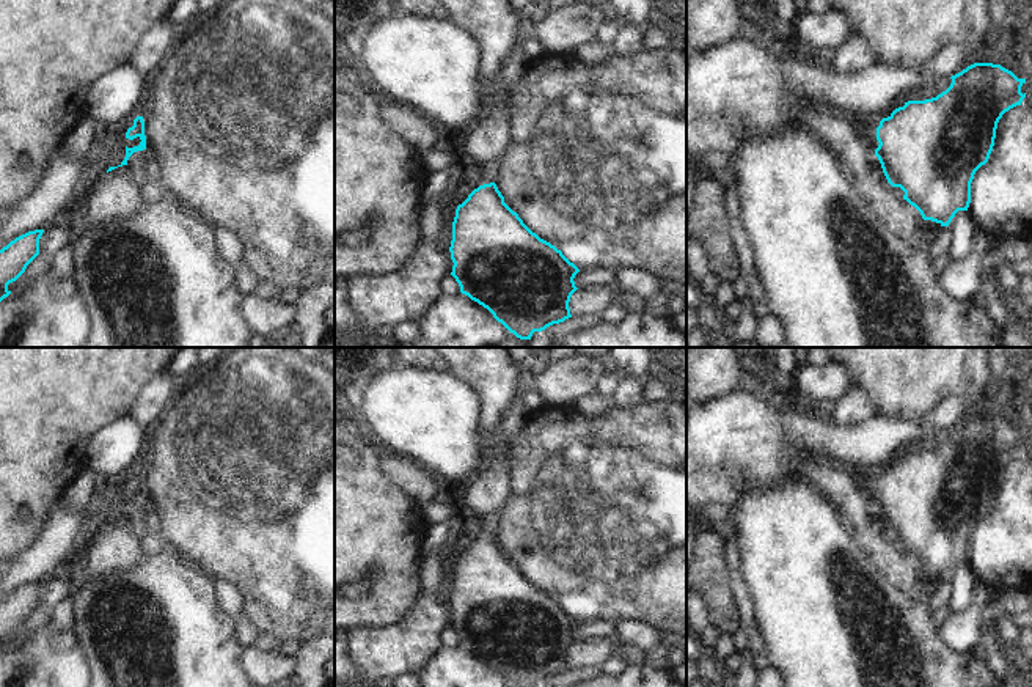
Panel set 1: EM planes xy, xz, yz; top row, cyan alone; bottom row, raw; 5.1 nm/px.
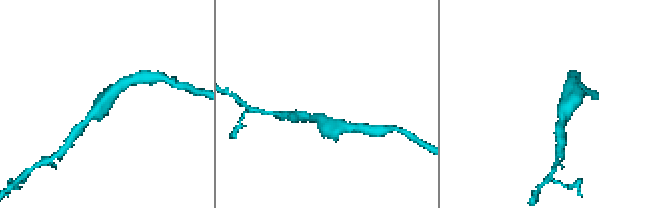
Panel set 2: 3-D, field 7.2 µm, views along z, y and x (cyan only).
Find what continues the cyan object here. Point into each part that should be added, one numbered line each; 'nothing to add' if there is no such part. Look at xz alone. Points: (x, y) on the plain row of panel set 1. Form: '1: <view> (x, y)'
1: xz (489, 527)

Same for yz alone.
1: yz (869, 486)

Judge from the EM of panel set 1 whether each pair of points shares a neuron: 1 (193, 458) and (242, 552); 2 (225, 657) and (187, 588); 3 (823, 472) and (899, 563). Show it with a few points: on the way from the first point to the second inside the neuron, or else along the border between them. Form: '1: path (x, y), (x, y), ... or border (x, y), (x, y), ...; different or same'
1: path (217, 481), (242, 506), (242, 529); same
2: path (208, 640), (187, 620), (187, 606); same
3: path (845, 494), (861, 514), (866, 530), (877, 541); same

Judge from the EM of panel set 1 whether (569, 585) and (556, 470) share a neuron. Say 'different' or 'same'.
same

